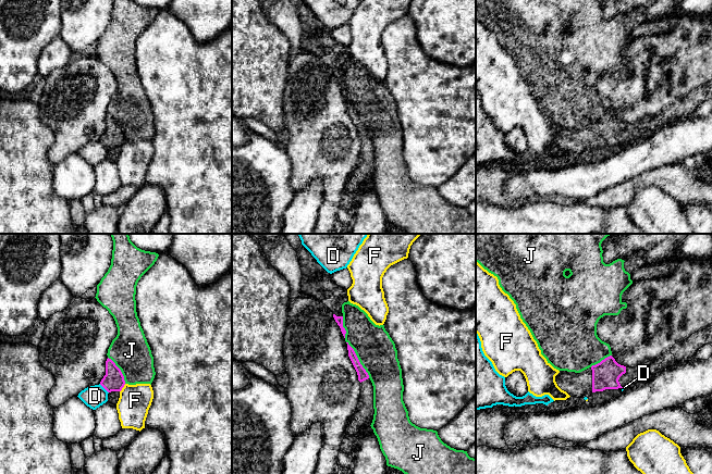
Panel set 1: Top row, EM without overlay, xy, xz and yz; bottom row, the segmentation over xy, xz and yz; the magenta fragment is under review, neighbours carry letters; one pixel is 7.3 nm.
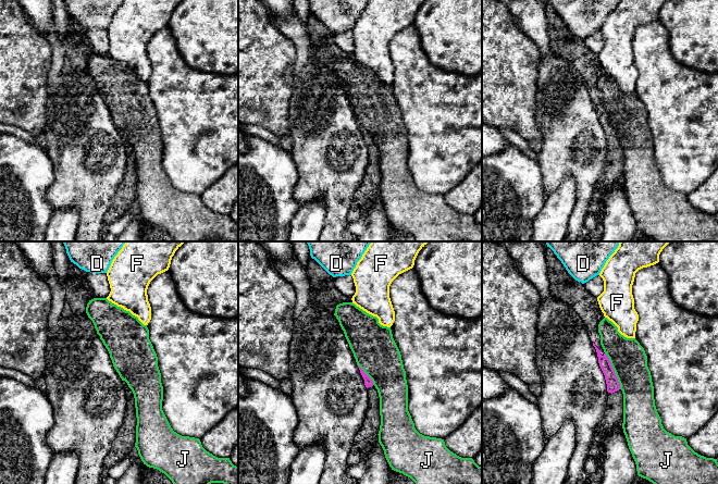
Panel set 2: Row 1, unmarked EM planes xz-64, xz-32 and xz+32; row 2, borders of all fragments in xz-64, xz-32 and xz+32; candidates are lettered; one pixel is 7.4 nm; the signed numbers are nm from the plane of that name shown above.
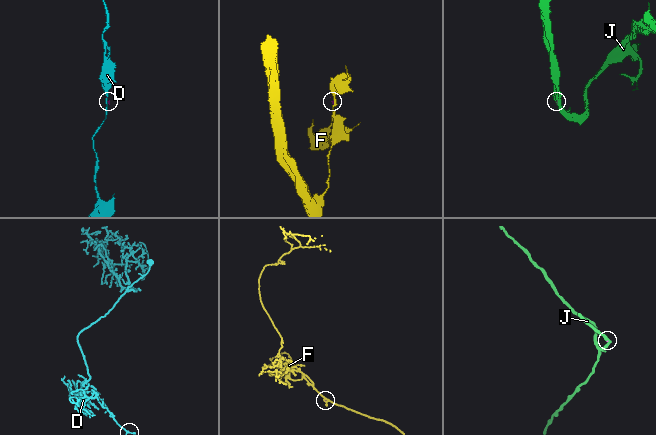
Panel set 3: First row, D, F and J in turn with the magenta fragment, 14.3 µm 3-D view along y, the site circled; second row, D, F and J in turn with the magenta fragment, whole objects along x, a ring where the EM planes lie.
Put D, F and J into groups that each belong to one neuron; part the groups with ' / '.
D / F / J

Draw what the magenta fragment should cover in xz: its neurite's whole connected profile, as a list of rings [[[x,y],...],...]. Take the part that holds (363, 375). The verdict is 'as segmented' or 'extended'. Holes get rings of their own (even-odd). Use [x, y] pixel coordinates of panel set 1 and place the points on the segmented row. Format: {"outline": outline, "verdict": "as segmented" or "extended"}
{"outline": [[[347,344],[348,357],[357,372],[360,382],[360,398],[357,409],[346,426],[346,435],[341,445],[341,451],[352,456],[355,451],[359,435],[371,425],[375,414],[373,409],[373,386],[368,373],[360,364],[354,349]]], "verdict": "extended"}

